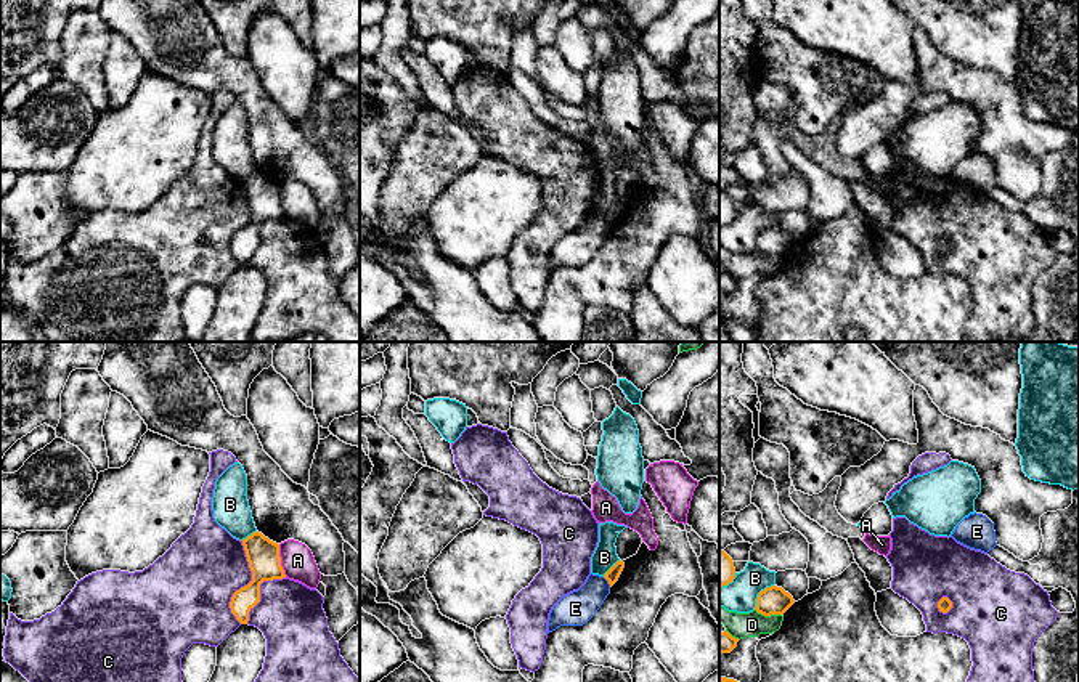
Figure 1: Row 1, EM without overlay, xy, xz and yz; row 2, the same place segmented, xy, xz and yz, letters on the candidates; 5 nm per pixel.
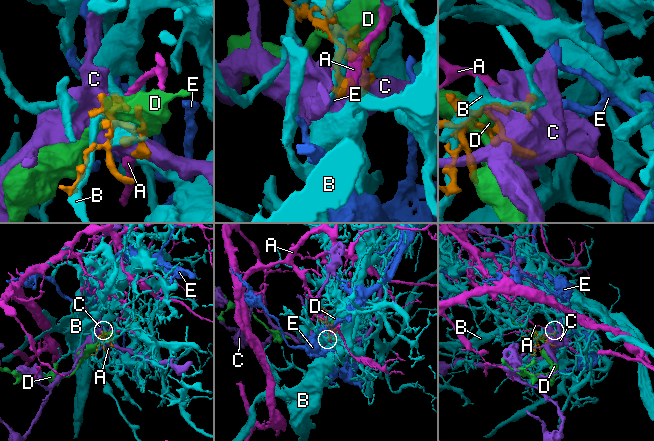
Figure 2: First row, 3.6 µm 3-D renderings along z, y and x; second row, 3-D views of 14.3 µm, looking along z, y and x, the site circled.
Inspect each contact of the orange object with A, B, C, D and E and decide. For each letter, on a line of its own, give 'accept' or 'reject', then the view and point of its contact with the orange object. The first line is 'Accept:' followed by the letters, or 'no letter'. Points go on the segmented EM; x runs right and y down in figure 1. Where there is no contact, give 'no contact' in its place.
Accept: no letter
A: reject | xy (280, 560)
B: reject | yz (758, 594)
C: reject | xy (248, 584)
D: reject | yz (768, 615)
E: reject | xz (607, 580)

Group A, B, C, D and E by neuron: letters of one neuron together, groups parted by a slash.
A / B / C / D / E

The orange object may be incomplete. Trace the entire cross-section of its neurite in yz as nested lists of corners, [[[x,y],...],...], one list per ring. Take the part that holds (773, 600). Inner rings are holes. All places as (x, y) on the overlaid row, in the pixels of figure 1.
[[[771,586],[758,594],[755,610],[764,616],[784,615],[795,603],[782,587]]]

